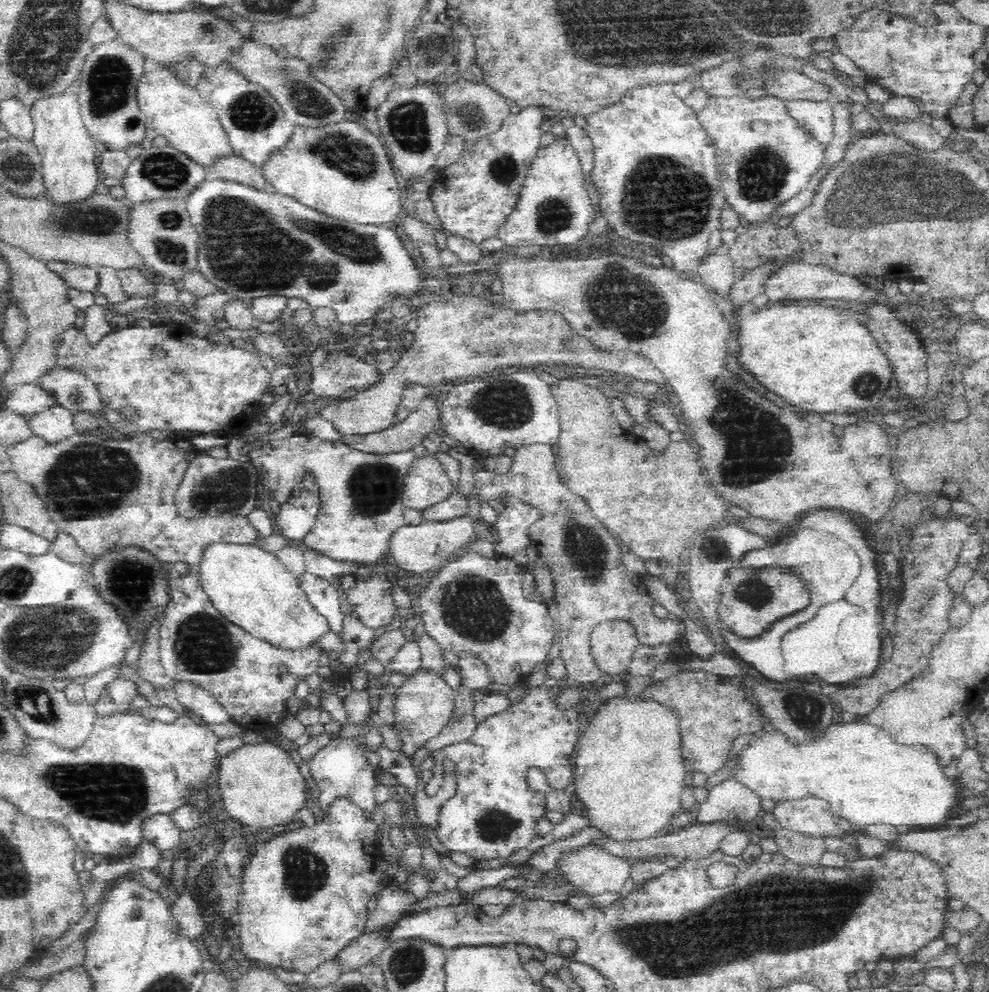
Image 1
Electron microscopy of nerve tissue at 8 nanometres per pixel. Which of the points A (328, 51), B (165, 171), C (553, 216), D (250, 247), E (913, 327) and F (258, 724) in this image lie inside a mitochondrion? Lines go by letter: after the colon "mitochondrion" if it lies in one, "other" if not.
A: mitochondrion
B: mitochondrion
C: mitochondrion
D: mitochondrion
E: other
F: other

